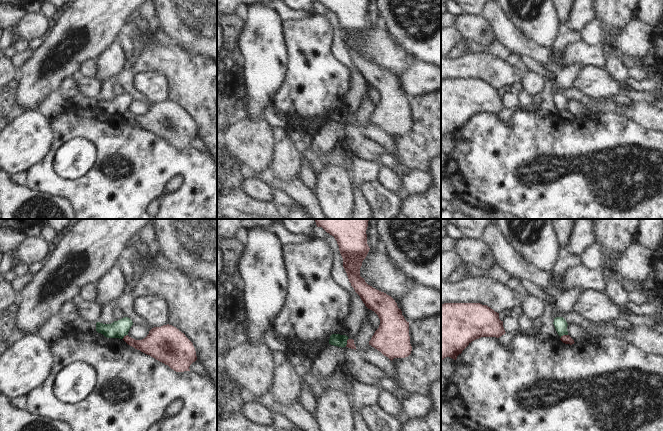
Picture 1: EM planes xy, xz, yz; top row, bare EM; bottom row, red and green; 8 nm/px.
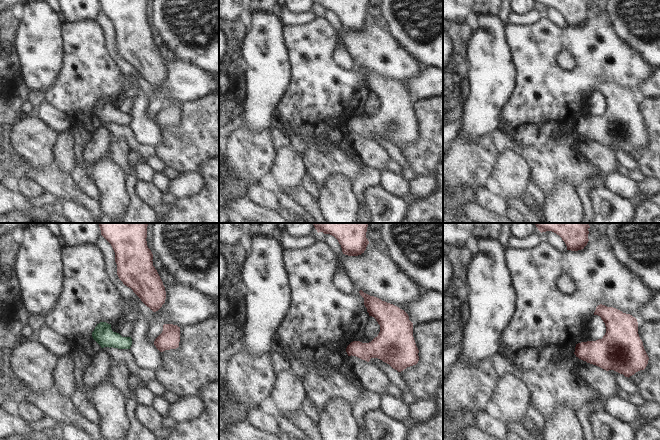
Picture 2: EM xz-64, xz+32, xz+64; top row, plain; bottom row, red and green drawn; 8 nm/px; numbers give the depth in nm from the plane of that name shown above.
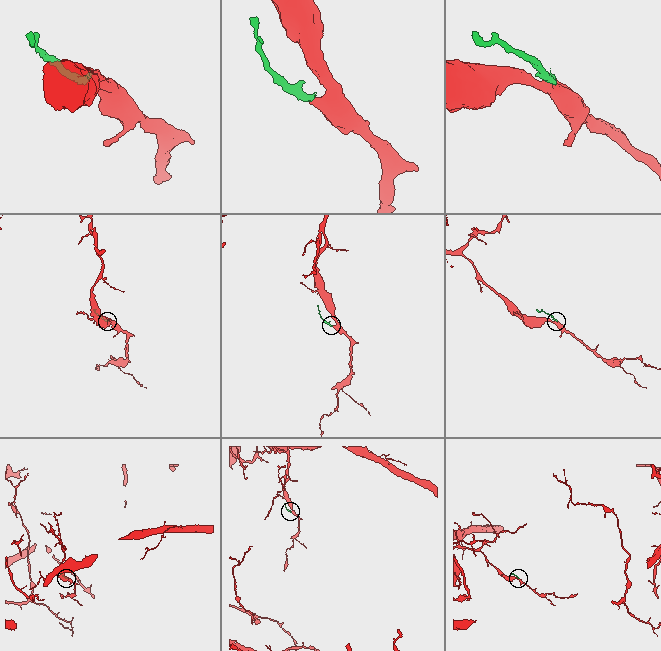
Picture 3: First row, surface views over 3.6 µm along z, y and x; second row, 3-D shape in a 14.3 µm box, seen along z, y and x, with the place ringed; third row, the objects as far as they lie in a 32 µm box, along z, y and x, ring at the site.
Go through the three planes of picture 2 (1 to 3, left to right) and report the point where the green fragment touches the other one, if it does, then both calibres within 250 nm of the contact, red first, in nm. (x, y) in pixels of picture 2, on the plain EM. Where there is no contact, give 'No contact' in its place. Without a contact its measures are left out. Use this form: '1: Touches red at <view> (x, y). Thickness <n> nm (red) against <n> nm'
1: No contact
2: No contact
3: No contact

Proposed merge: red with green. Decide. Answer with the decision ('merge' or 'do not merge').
do not merge

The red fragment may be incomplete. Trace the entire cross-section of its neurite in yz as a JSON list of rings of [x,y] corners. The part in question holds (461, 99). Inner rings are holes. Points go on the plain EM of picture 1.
[[[480,79],[441,80],[441,137],[450,133],[454,136],[474,116],[481,113],[499,114],[506,108],[499,89]]]

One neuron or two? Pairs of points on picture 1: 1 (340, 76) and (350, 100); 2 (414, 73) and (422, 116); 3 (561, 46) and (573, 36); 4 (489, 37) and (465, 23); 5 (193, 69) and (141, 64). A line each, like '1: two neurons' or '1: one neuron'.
1: two neurons
2: two neurons
3: one neuron
4: one neuron
5: one neuron

